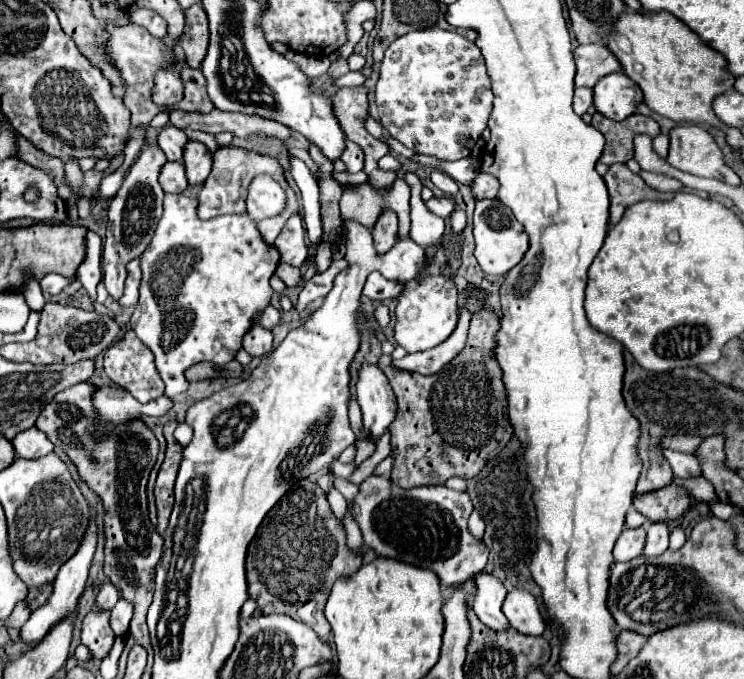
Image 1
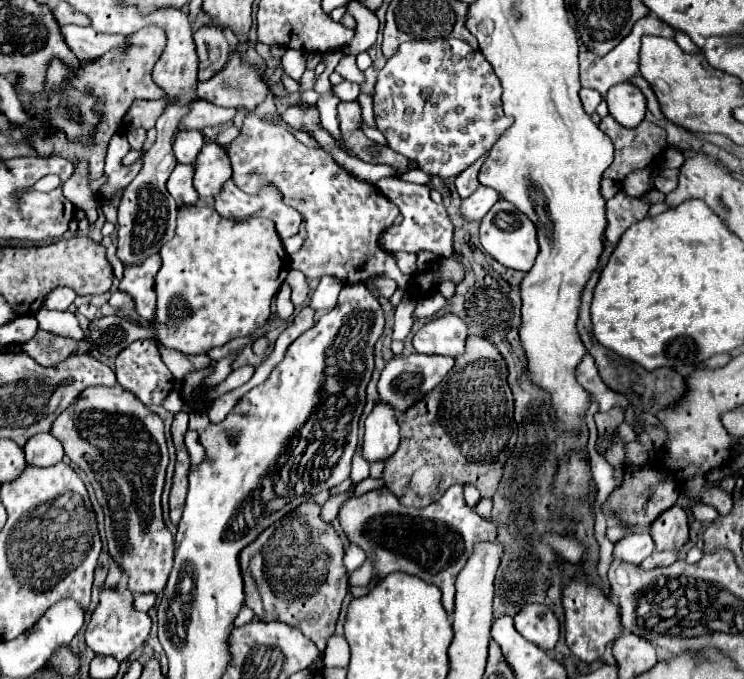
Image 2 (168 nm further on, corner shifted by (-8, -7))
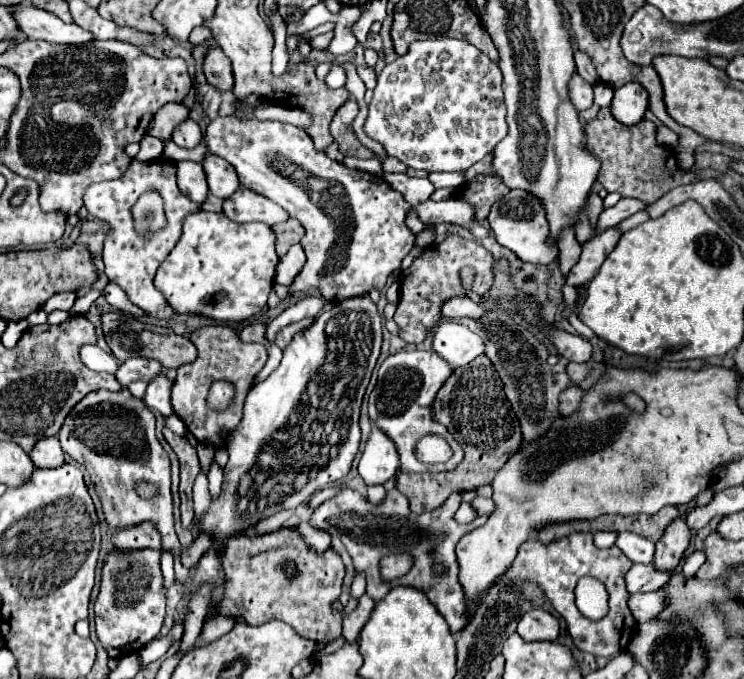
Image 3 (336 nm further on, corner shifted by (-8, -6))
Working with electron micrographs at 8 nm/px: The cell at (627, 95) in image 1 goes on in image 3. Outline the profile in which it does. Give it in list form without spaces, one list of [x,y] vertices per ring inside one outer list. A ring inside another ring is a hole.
[[[627,83],[615,89],[611,103],[613,117],[623,125],[637,125],[647,111],[647,91],[639,83]]]

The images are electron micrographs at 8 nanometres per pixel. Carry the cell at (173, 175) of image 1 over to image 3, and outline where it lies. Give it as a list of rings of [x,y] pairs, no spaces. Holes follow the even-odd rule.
[[[195,161],[177,163],[177,185],[189,199],[193,199],[197,203],[203,203],[209,195],[203,165],[195,163]]]

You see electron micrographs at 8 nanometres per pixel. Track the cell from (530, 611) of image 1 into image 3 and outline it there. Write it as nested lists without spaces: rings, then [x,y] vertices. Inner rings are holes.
[[[533,609],[519,621],[517,633],[523,641],[555,641],[559,637],[559,621],[543,609]]]

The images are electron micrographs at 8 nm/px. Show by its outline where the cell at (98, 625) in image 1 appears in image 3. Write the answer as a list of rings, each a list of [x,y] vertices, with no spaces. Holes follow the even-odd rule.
[[[111,549],[101,571],[101,589],[95,601],[97,637],[111,657],[139,651],[147,641],[155,639],[165,619],[167,589],[159,565],[159,549]]]

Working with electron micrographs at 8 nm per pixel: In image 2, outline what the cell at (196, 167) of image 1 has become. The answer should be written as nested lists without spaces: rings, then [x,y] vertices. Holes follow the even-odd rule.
[[[207,142],[195,162],[195,190],[199,196],[217,196],[223,182],[231,176],[231,164],[227,152],[213,142]]]

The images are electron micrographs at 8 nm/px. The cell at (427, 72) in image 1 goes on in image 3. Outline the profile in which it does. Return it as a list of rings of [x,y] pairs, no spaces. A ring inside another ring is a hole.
[[[415,41],[407,55],[385,65],[377,77],[363,131],[381,143],[389,157],[397,157],[413,169],[469,169],[507,135],[501,79],[499,65],[467,41]]]

